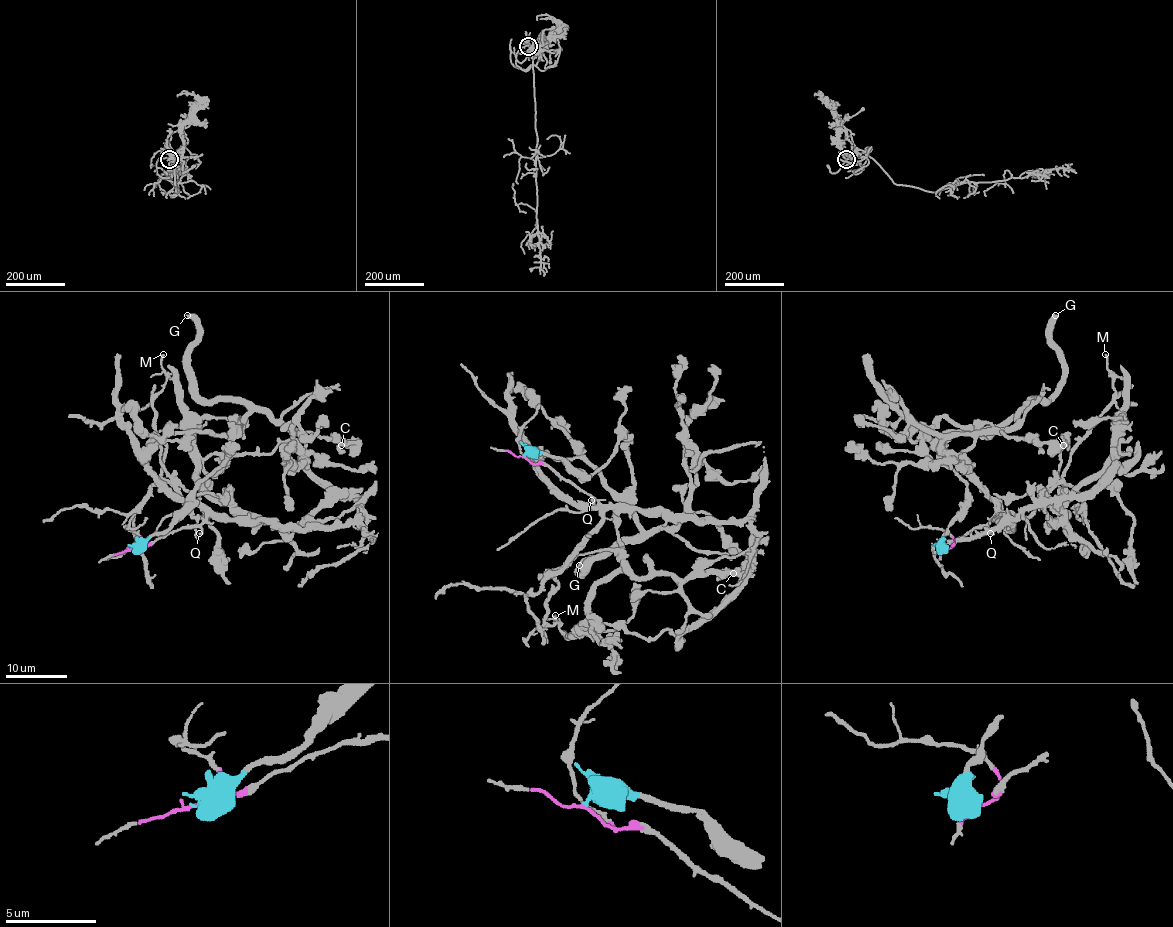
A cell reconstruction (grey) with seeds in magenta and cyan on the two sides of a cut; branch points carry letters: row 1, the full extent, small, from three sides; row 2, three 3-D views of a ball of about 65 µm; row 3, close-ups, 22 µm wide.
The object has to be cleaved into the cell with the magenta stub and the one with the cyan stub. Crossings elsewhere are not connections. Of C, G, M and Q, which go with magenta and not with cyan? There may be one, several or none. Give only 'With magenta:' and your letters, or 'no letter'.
With magenta: M, Q

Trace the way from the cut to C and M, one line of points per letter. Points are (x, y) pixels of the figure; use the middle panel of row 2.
C: (524, 456), (594, 474), (622, 433), (632, 515), (659, 532), (705, 512), (747, 558), (733, 573)
M: (524, 456), (601, 505), (601, 522), (554, 573), (558, 583), (544, 621), (554, 624), (555, 615)

